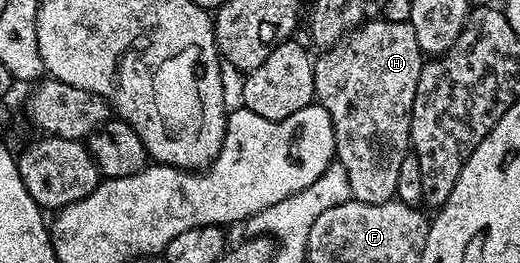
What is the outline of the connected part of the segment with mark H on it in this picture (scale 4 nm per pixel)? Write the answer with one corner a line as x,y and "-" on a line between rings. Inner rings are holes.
378,17
378,19
374,20
372,19
373,18
369,21
363,22
362,26
354,28
347,38
339,39
333,47
325,48
325,50
319,54
322,56
317,56
317,58
314,59
314,97
321,107
328,109
328,113
334,122
334,135
338,138
336,159
337,162
344,165
344,169
348,173
348,183
350,185
351,196
359,199
361,203
367,203
368,205
381,205
382,203
387,203
388,200
395,198
396,181
400,174
400,164
404,162
404,157
411,154
412,151
410,146
412,105
416,101
416,85
420,81
424,56
420,49
420,41
416,41
416,29
412,29
410,22
397,23
396,21
390,21
385,17

